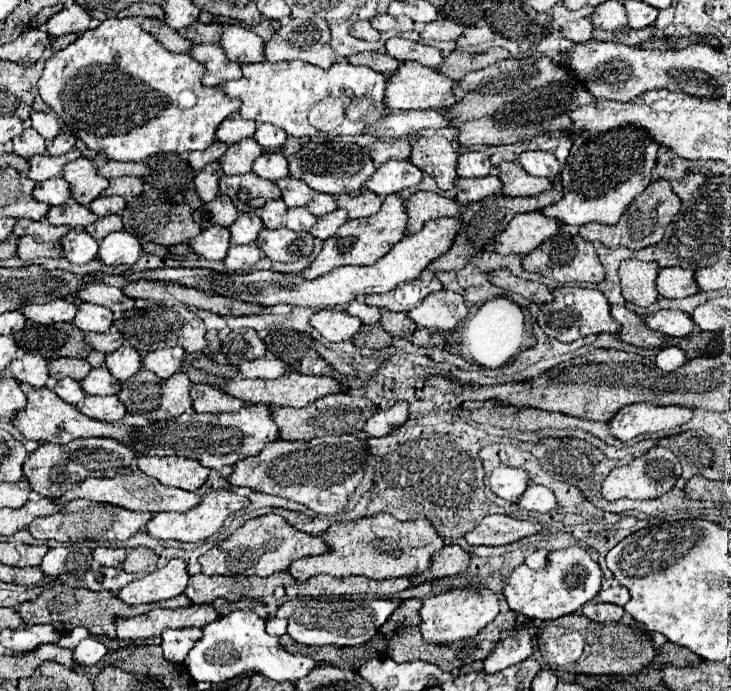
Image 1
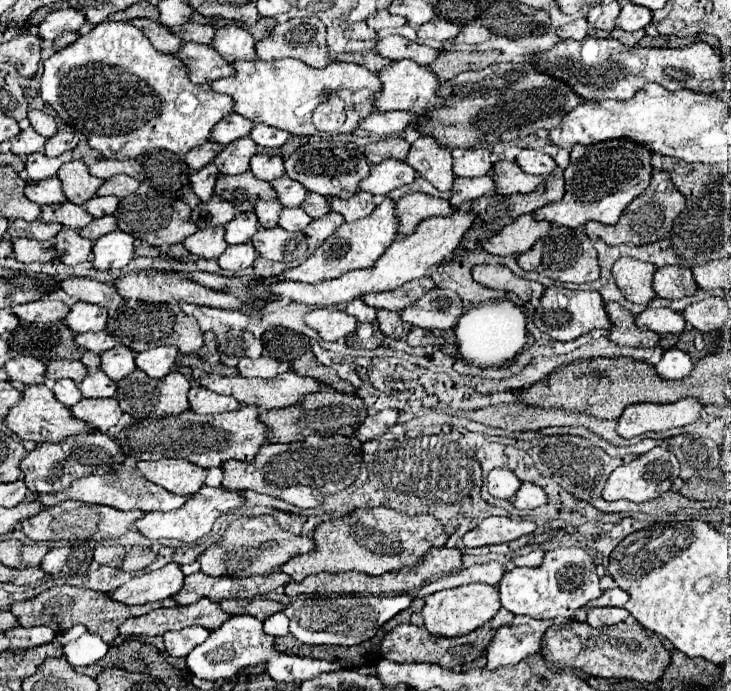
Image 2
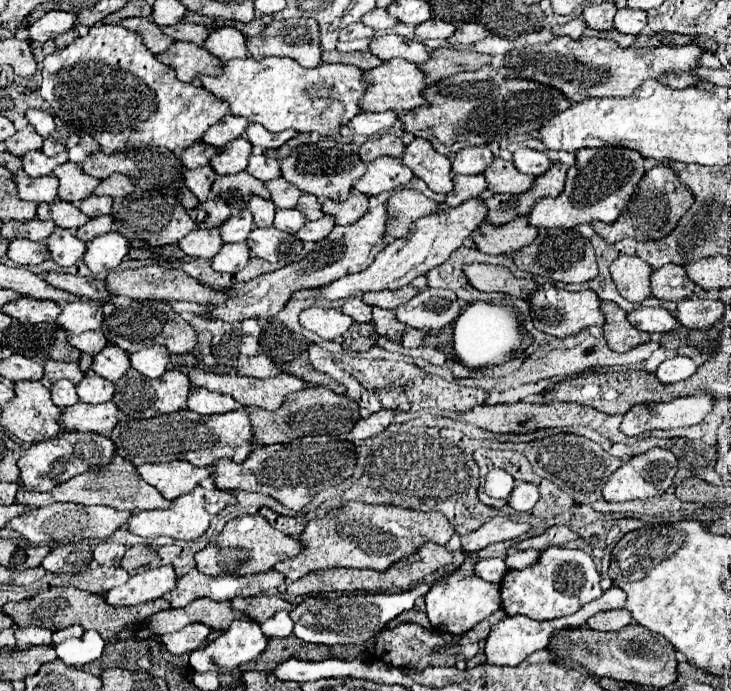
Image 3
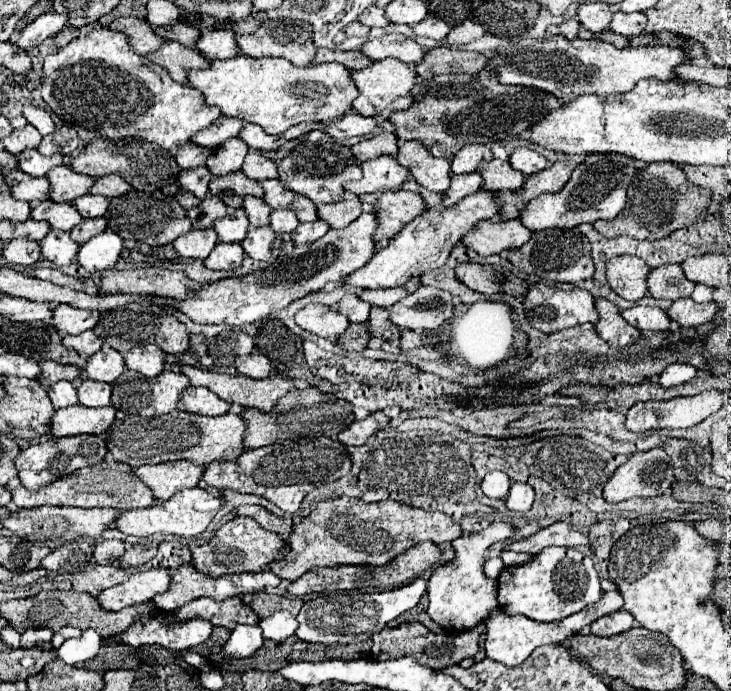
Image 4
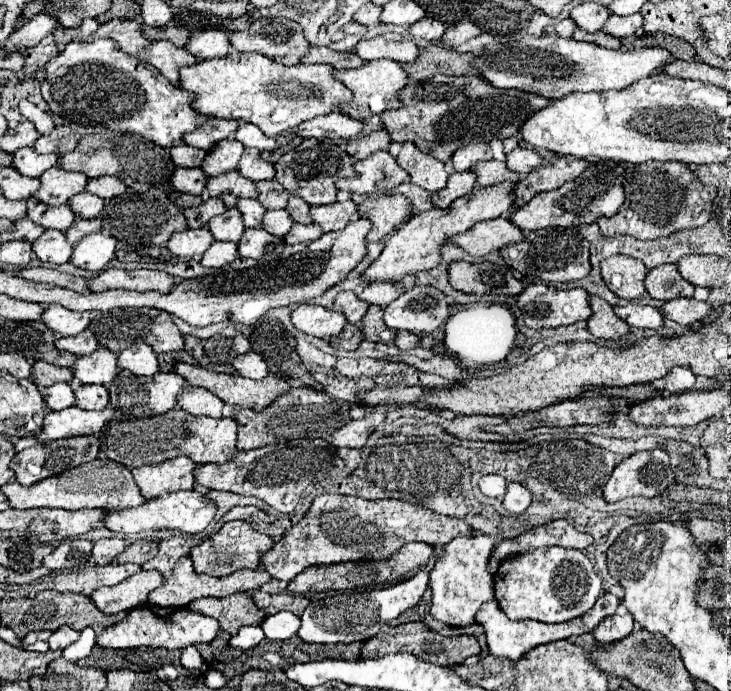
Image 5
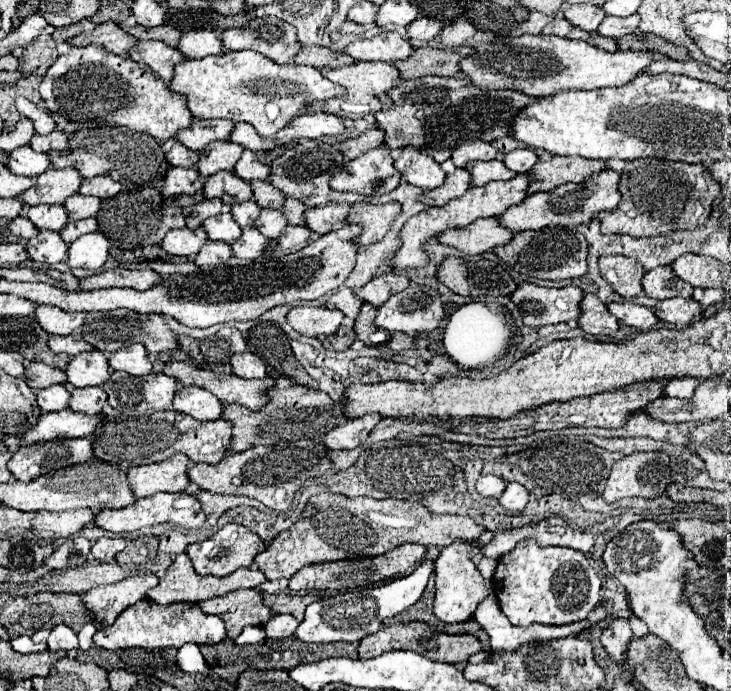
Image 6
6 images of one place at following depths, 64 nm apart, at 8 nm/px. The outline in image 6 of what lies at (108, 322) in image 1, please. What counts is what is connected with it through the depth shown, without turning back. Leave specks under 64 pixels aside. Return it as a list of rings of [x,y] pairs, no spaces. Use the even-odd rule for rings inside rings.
[[[36,306],[34,316],[48,334],[58,336],[68,336],[76,332],[84,322],[84,312],[64,312],[52,306]]]

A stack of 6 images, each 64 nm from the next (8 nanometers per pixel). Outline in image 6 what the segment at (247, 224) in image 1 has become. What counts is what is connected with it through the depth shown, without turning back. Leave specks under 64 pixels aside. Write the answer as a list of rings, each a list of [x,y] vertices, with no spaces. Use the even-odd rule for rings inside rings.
[[[228,210],[220,212],[220,216],[212,216],[212,218],[204,220],[202,226],[204,226],[204,232],[210,240],[220,240],[226,244],[236,242],[236,238],[242,234],[240,226],[234,222],[234,218]]]

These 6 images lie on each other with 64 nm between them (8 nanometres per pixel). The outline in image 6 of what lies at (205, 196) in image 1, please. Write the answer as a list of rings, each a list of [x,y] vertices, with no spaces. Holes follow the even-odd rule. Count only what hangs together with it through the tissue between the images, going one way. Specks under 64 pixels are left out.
[[[168,168],[164,174],[162,196],[180,196],[180,194],[196,194],[202,190],[202,178],[194,168]]]

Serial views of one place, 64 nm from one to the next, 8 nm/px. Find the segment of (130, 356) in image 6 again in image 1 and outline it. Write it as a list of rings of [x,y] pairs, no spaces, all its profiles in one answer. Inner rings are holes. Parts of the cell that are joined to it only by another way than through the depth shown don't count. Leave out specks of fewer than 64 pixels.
[[[162,348],[162,350],[154,350],[154,352],[148,352],[144,358],[142,358],[142,366],[144,370],[150,370],[154,372],[156,376],[160,376],[162,380],[170,378],[172,374],[180,372],[180,366],[182,366],[182,358],[184,358],[184,348]]]

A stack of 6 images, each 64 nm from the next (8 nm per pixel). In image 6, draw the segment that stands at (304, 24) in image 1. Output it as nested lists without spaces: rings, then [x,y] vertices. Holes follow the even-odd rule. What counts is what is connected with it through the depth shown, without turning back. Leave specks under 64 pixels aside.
[[[252,18],[246,26],[220,32],[226,50],[254,50],[276,64],[290,64],[300,50],[296,28],[280,18]]]

